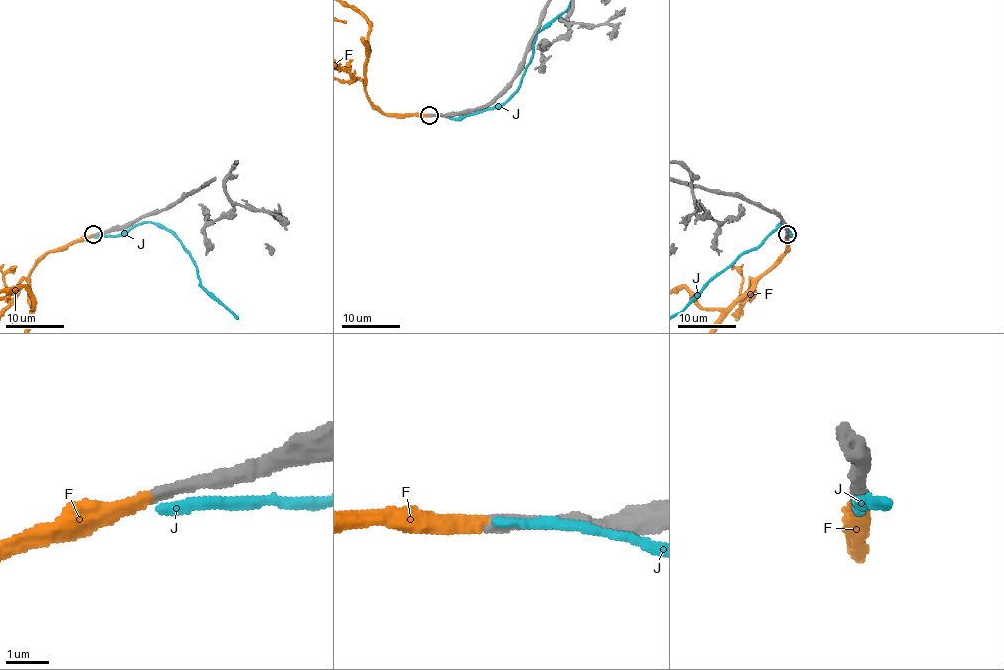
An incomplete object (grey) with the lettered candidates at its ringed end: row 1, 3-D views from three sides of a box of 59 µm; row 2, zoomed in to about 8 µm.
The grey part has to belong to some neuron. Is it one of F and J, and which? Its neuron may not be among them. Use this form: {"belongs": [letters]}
{"belongs": ["F"]}

